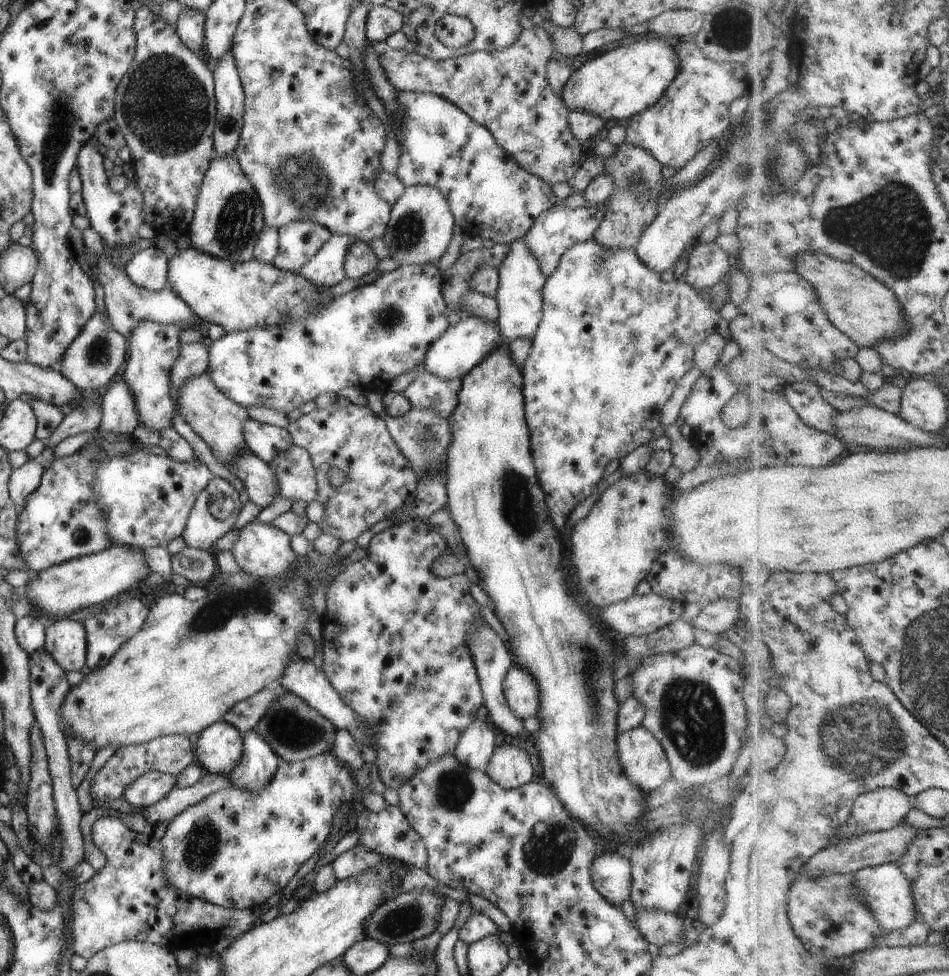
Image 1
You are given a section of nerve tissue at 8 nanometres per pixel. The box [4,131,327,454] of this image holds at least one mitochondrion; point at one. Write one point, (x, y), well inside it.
(234, 225)

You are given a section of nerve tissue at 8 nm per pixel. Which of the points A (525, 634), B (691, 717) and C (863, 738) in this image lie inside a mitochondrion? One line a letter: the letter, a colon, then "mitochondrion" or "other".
A: other
B: mitochondrion
C: mitochondrion

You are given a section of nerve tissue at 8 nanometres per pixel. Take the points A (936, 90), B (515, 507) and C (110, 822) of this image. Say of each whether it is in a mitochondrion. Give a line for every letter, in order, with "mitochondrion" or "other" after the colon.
A: other
B: mitochondrion
C: other

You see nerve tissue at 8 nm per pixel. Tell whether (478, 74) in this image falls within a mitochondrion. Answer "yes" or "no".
yes

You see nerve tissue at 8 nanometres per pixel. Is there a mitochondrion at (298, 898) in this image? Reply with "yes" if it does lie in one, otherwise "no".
no

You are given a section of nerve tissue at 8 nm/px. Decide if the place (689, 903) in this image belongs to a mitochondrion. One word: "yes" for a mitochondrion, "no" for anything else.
no

